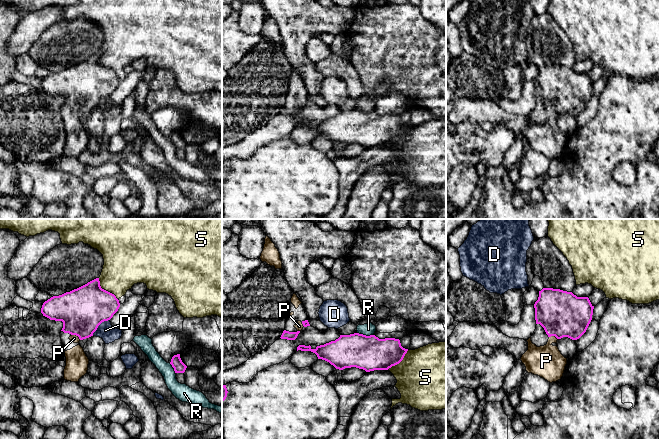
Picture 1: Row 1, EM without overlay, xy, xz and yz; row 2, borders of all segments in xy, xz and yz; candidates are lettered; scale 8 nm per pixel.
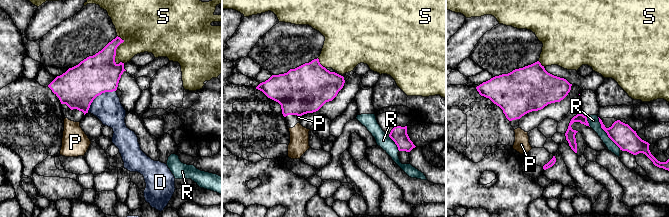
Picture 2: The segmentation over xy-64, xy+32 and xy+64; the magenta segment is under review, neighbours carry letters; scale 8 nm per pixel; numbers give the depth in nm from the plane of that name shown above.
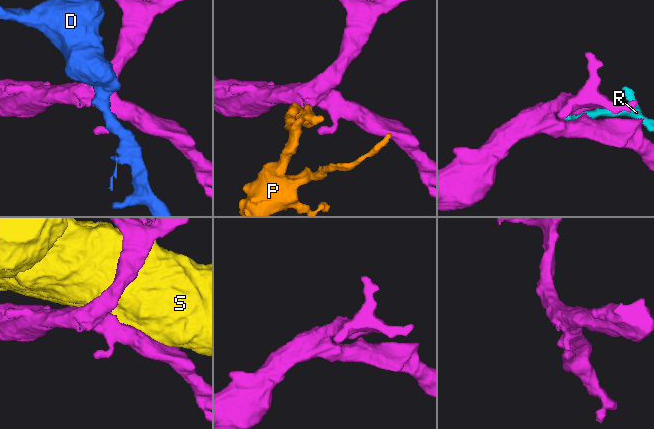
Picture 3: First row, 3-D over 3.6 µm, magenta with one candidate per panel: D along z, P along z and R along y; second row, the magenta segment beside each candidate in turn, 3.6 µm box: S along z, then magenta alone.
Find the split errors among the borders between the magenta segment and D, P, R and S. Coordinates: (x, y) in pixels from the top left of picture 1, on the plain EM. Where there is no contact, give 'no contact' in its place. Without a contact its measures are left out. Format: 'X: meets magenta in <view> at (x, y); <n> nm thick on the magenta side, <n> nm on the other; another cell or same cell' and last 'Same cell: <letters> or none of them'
D: meets magenta in xy at (99, 100); 360 nm thick on the magenta side, 140 nm on the other; another cell
P: meets magenta in xy at (76, 111); 360 nm thick on the magenta side, 60 nm on the other; same cell
R: meets magenta in xz at (367, 112); 280 nm thick on the magenta side, 100 nm on the other; another cell
S: meets magenta in xy at (105, 66); 360 nm thick on the magenta side, 320 nm on the other; another cell
Same cell: P

